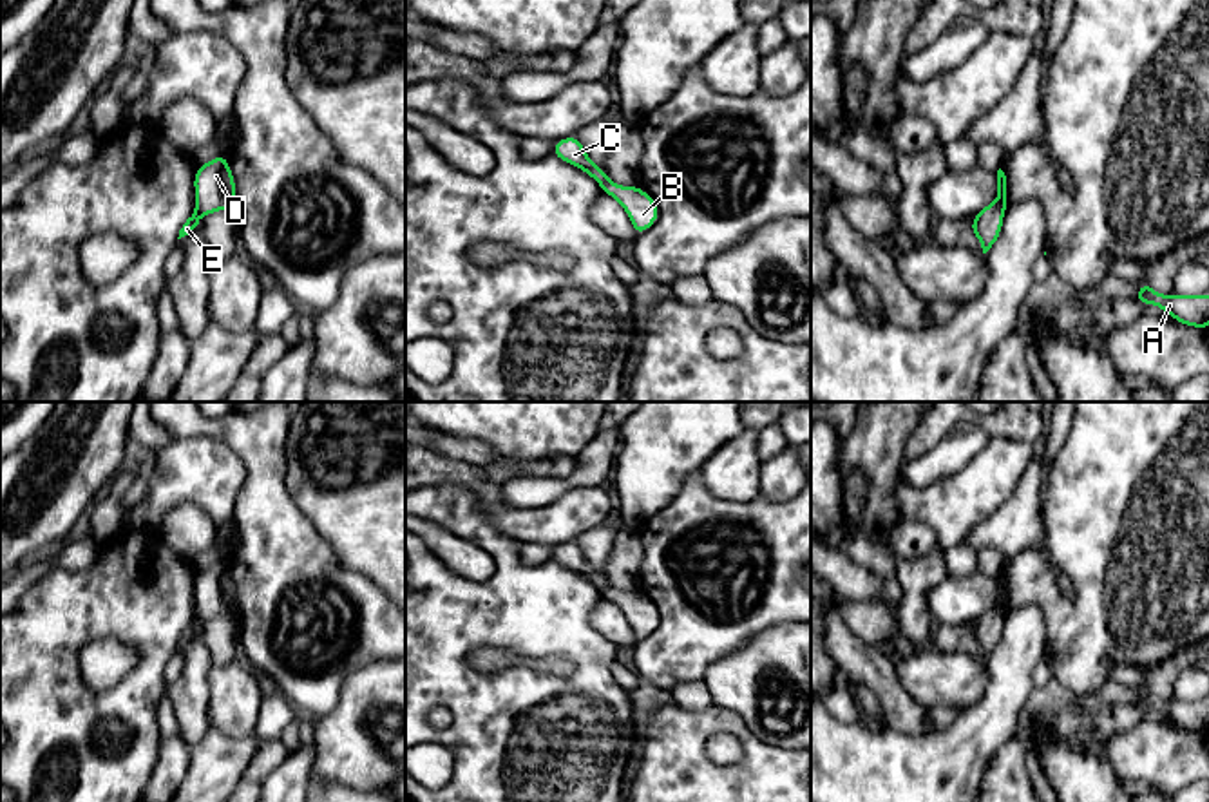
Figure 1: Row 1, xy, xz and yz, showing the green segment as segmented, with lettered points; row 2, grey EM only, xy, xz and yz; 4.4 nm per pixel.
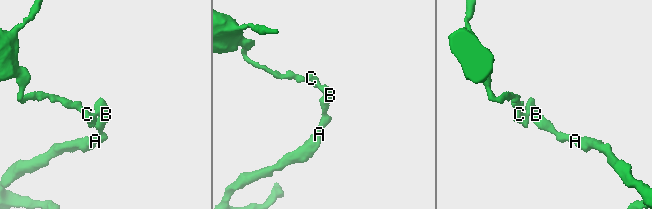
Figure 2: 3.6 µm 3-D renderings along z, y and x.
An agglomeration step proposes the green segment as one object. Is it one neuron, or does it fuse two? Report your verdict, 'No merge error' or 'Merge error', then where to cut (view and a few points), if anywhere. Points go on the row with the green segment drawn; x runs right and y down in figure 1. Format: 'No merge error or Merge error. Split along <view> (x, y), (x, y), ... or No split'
Merge error. Split along yz (996, 201), (1003, 212)

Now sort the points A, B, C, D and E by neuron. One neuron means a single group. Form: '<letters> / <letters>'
A B D / C E

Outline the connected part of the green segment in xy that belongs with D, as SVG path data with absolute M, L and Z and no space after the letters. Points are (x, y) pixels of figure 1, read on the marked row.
M226 154L197 167L194 188L195 210L203 215L217 210L235 212L235 181Z

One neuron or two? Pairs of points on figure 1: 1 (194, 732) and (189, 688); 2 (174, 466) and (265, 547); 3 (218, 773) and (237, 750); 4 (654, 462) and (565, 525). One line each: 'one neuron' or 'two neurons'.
1: one neuron
2: two neurons
3: one neuron
4: two neurons

